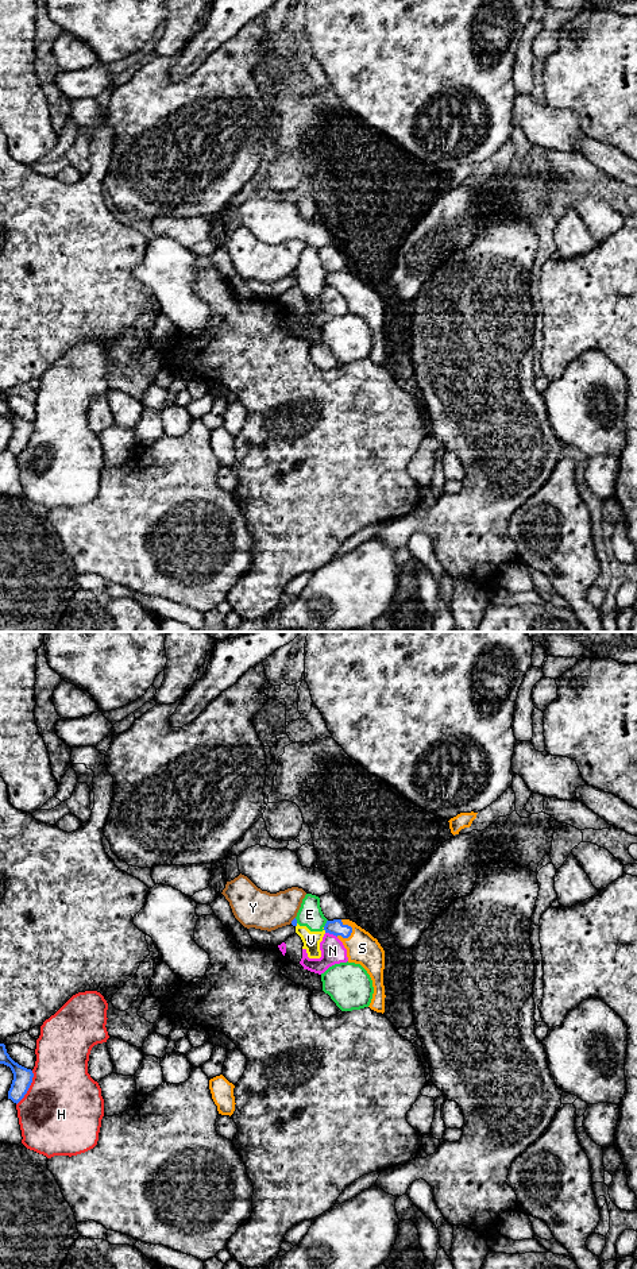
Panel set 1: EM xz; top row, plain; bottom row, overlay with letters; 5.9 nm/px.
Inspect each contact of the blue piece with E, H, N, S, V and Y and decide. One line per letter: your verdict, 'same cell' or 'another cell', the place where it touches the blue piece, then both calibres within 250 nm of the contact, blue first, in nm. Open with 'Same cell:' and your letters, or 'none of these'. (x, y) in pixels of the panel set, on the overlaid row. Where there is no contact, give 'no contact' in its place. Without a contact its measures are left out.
Same cell: S
E: another cell | xz (325, 924) | 90/140 nm
H: another cell | xz (29, 1087) | 110/480 nm
N: another cell | xz (331, 933) | 90/140 nm
S: same cell | xz (351, 928) | 90/190 nm
V: another cell | xz (324, 929) | 90/100 nm
Y: another cell | xz (293, 920) | 30/220 nm

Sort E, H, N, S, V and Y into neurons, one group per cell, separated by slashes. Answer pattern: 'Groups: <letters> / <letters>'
Groups: E V / H / N / S / Y

